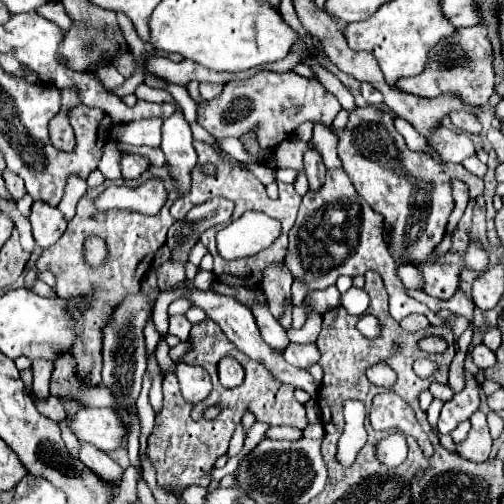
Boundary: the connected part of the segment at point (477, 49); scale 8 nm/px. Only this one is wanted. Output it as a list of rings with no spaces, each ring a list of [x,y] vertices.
[[[477,24],[473,28],[459,28],[457,36],[445,40],[445,44],[437,44],[437,52],[429,56],[429,68],[417,76],[401,78],[397,88],[405,92],[413,92],[415,96],[435,98],[443,92],[459,92],[463,102],[467,104],[485,104],[489,96],[495,92],[495,68],[493,68],[493,48],[487,36],[487,26]]]

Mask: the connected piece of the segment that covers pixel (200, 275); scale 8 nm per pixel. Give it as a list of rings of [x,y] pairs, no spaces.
[[[200,268],[192,284],[199,290],[208,290],[214,279],[215,275],[212,272]]]

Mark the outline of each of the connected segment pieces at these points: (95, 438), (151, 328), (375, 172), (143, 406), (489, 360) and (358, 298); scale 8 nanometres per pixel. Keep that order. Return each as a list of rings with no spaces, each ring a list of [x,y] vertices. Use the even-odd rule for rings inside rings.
[[[83,408],[69,428],[75,432],[77,440],[91,442],[103,452],[119,450],[127,436],[125,422],[113,408]]]
[[[151,311],[151,316],[147,321],[147,324],[144,328],[144,337],[145,337],[145,345],[146,345],[146,354],[149,356],[151,352],[154,351],[159,339],[161,336],[156,331],[155,326],[152,321],[152,314],[153,311]]]
[[[355,108],[349,112],[345,128],[335,130],[339,136],[339,158],[345,172],[357,186],[359,196],[383,216],[387,226],[389,250],[399,264],[421,264],[429,260],[433,248],[443,240],[447,218],[455,206],[451,180],[467,184],[469,196],[483,194],[483,180],[463,164],[437,162],[427,152],[411,152],[403,136],[393,128],[393,116],[379,108]]]
[[[144,374],[142,389],[138,397],[136,406],[139,414],[139,419],[141,422],[141,434],[140,434],[140,456],[147,449],[148,438],[153,432],[153,427],[155,425],[155,412],[150,404],[149,391],[152,386],[152,379],[147,374]]]
[[[477,344],[473,350],[471,350],[471,356],[473,356],[473,362],[479,366],[479,368],[491,368],[495,364],[495,354],[485,346],[485,344]]]
[[[349,288],[343,296],[343,304],[341,306],[345,306],[345,310],[349,312],[349,314],[357,314],[357,316],[361,316],[363,312],[365,312],[365,308],[369,306],[369,296],[365,294],[365,290],[363,288]]]

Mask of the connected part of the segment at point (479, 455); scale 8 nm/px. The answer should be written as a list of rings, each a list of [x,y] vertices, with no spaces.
[[[477,410],[471,417],[471,430],[469,436],[457,444],[459,456],[471,460],[471,462],[485,462],[491,452],[491,436],[489,436],[489,426],[485,420],[485,414]]]

